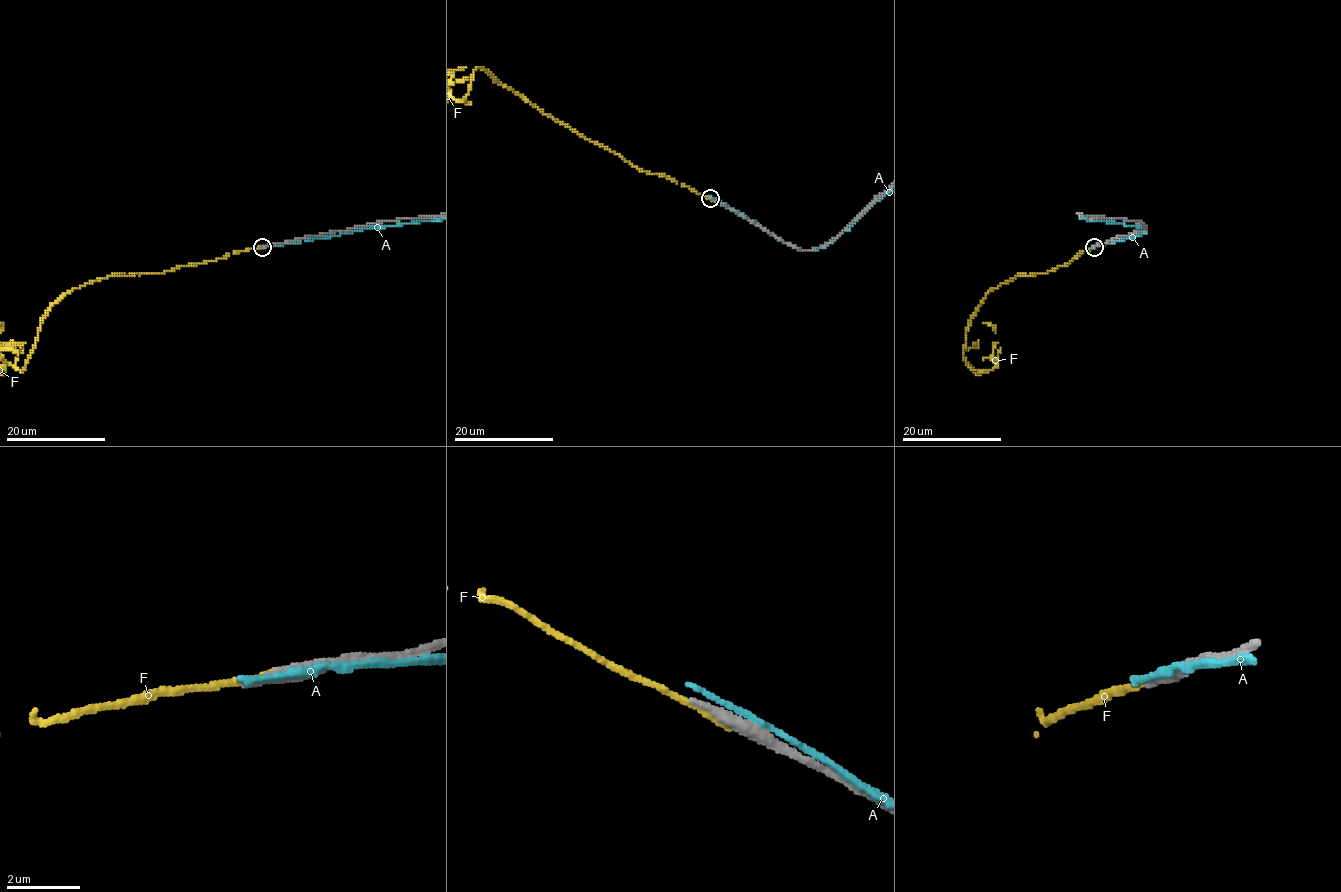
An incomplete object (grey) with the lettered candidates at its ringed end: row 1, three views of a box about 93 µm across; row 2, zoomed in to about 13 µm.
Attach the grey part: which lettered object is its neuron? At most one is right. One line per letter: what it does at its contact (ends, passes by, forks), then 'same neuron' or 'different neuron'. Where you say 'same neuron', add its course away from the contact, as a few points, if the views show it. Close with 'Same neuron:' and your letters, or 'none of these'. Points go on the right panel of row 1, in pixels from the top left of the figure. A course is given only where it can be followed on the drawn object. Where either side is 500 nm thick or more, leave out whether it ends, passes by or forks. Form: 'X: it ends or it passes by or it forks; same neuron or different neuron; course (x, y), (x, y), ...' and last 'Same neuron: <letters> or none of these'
A: it passes by; different neuron
F: it ends; different neuron
Same neuron: none of these

